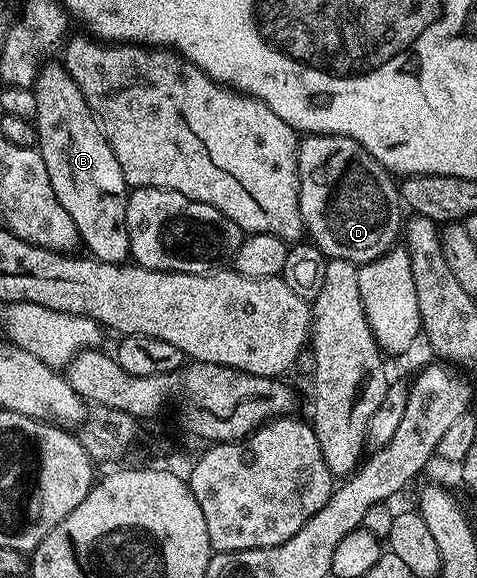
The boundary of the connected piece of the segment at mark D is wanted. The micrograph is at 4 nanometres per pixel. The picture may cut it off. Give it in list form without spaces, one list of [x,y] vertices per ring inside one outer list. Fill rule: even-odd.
[[[306,134],[301,137],[298,146],[298,201],[305,235],[322,251],[323,256],[331,260],[347,260],[359,266],[372,262],[395,247],[397,240],[394,239],[397,236],[399,239],[400,229],[404,224],[404,215],[402,216],[404,208],[400,203],[400,188],[395,177],[387,172],[384,166],[380,166],[380,162],[376,162],[376,158],[372,158],[372,154],[368,154],[368,150],[364,150],[364,146],[360,146],[360,142],[340,134],[320,134],[319,136]]]

